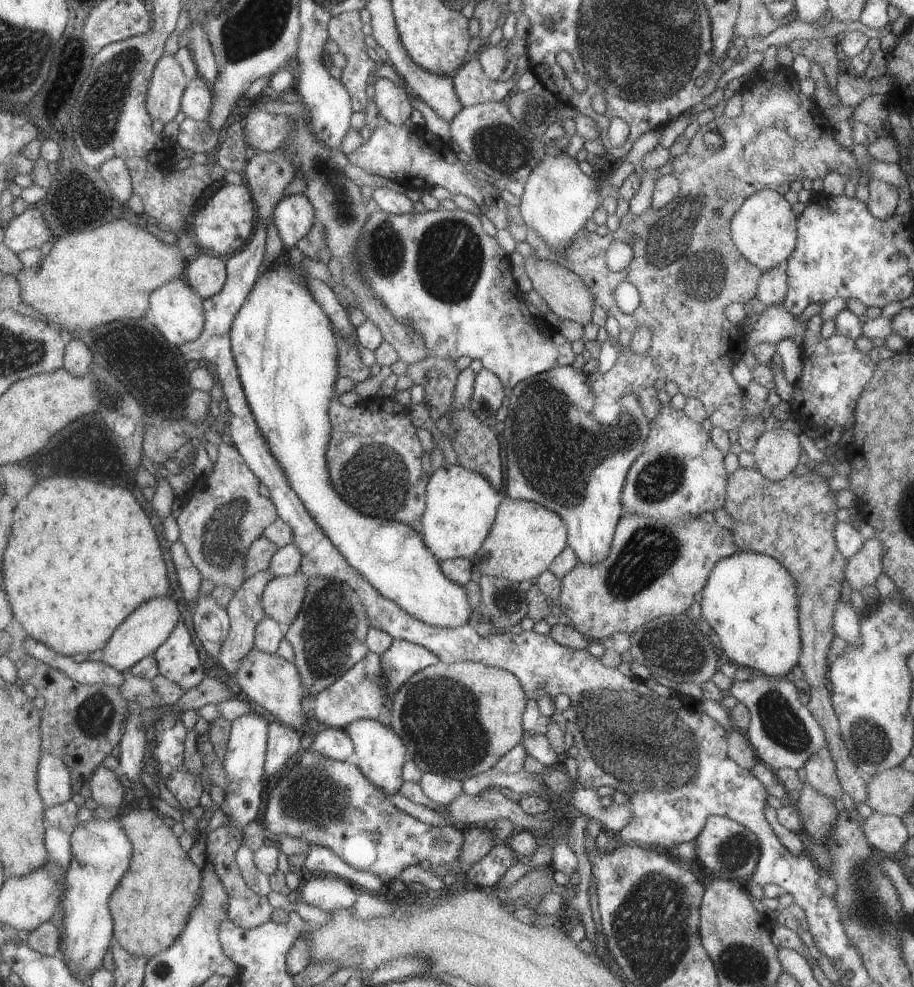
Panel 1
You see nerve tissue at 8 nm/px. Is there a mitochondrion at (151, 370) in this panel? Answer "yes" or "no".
yes

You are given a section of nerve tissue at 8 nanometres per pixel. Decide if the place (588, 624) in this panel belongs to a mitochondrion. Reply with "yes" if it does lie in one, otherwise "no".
no

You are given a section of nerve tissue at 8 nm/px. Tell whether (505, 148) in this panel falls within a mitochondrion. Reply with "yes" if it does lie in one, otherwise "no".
yes

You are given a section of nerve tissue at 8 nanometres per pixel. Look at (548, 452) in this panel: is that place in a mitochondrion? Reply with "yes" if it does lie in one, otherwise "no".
yes

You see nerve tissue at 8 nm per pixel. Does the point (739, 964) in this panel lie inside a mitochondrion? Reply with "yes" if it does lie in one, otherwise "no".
yes

